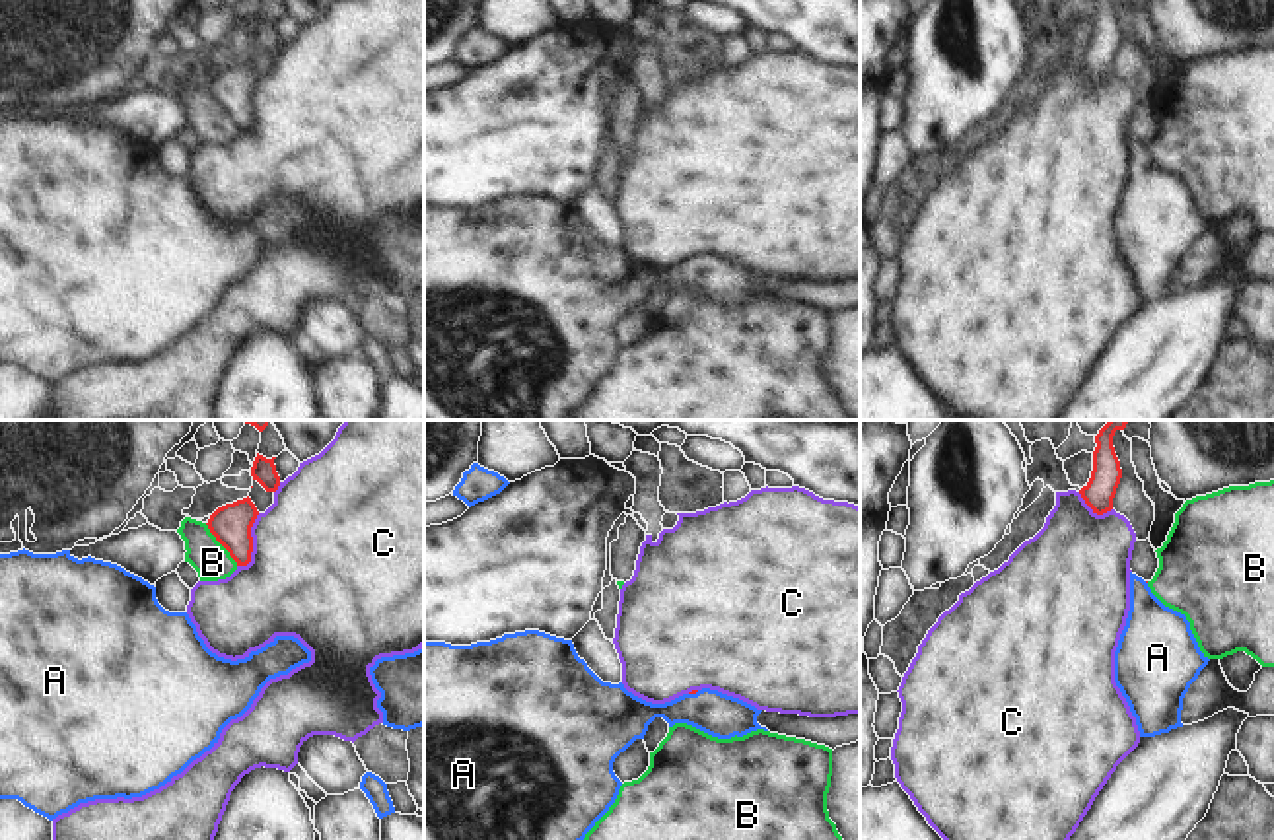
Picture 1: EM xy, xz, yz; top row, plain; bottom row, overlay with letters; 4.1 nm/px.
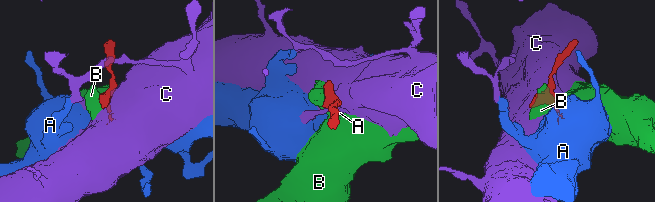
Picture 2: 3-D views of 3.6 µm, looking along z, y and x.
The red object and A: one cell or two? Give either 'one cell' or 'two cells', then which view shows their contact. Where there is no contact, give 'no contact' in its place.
one cell; contact in xz

